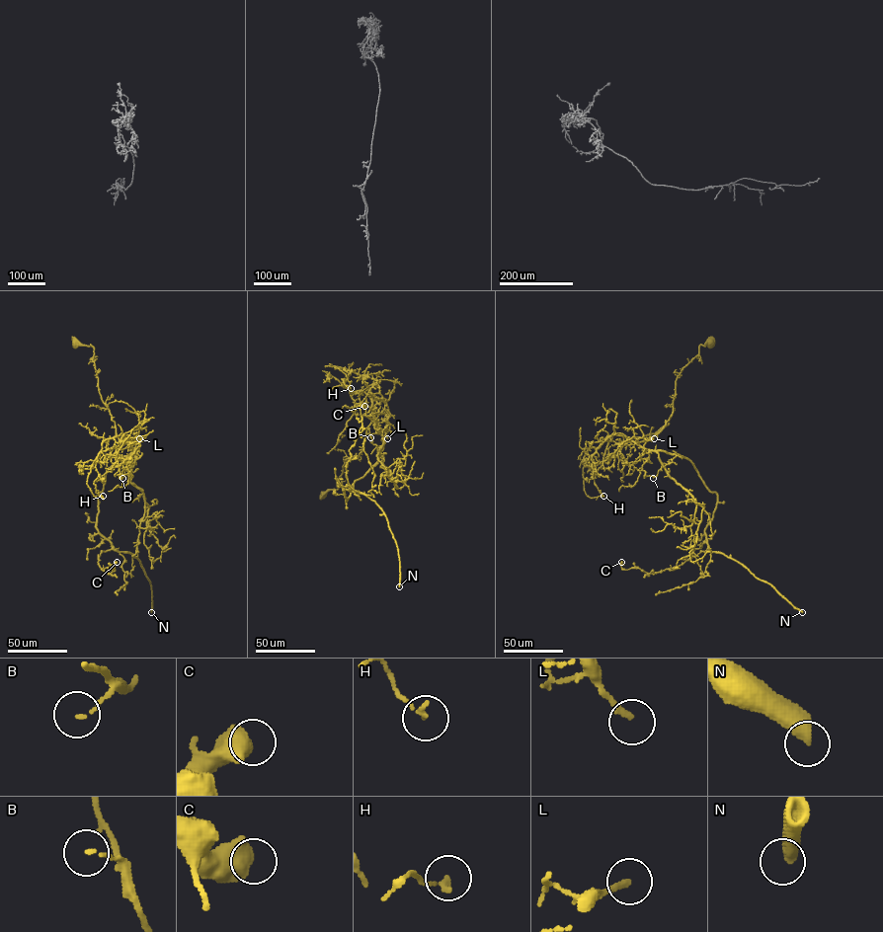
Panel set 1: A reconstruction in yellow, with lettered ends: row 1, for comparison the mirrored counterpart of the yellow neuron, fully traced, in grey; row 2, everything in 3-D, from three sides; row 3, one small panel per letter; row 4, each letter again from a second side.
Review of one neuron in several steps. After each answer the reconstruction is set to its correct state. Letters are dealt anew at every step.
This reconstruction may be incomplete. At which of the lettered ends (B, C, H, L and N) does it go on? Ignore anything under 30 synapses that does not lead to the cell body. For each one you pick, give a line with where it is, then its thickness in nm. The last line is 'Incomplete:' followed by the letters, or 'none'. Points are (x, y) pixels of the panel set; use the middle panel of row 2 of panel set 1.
N: Place: (399, 586). Thickness 480 nm
Incomplete: N

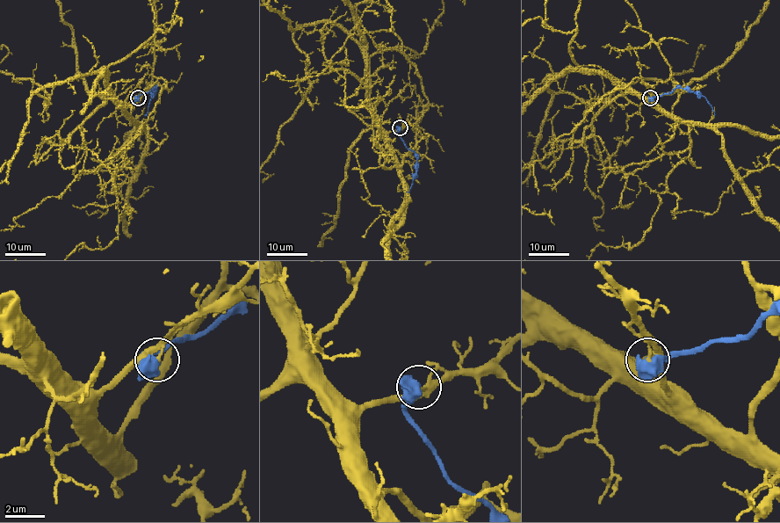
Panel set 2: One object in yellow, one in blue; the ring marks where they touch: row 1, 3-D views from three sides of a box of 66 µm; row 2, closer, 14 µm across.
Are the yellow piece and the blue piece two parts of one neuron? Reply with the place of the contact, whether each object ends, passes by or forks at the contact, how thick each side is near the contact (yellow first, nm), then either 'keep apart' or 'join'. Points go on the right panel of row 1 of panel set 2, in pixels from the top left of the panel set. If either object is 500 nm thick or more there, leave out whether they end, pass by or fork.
at (650, 98); 140 nm thick on the yellow side, 550 nm on the other; keep apart

